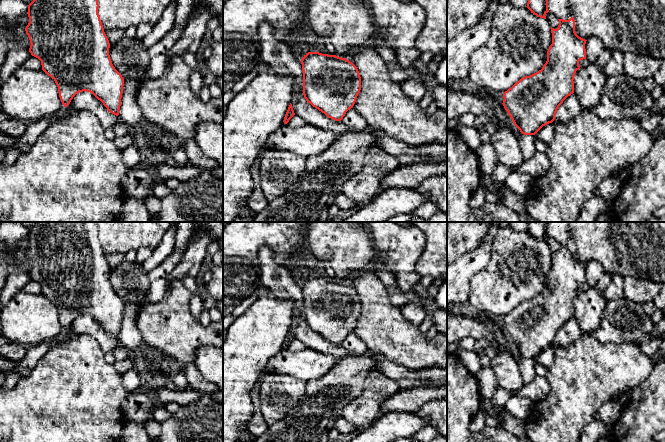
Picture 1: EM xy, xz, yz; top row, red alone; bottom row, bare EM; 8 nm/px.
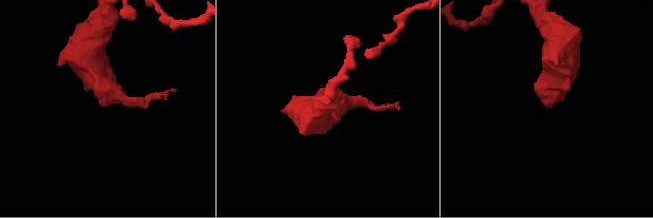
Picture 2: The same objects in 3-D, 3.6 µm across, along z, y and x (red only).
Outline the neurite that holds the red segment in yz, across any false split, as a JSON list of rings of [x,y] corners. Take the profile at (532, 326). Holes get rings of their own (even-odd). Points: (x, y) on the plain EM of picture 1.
[[[558,243],[557,253],[551,251],[552,268],[547,275],[547,285],[538,296],[521,302],[503,318],[503,330],[514,347],[519,363],[522,358],[535,359],[543,350],[552,347],[559,330],[574,317],[574,300],[580,293],[579,285],[586,283],[585,263],[575,256],[575,244]]]

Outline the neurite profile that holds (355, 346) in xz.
[[[353,331],[346,336],[341,345],[350,355],[356,357],[369,351],[364,341]]]

